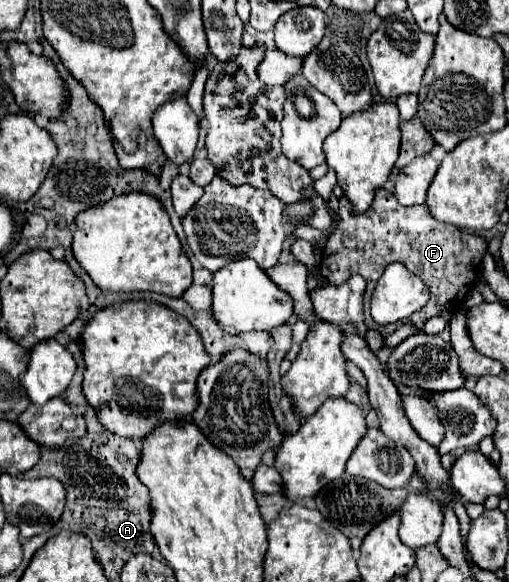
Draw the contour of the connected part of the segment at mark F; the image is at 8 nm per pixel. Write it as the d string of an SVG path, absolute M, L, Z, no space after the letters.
M377 190L375 198L373 198L373 206L369 210L365 210L365 214L353 214L353 206L349 206L349 200L345 196L339 198L339 214L341 214L341 222L337 226L337 230L329 236L325 252L323 252L323 262L321 262L321 272L323 278L327 280L327 284L331 286L339 286L341 282L347 282L353 274L361 274L367 282L367 294L365 294L365 324L367 328L373 330L397 330L395 324L389 326L377 326L377 322L373 322L371 314L369 314L369 298L373 294L373 286L377 284L377 278L381 278L381 272L385 270L385 266L389 266L389 262L401 262L409 272L417 274L425 286L429 286L431 298L425 304L425 308L421 308L417 314L413 314L409 318L409 322L417 328L423 328L427 318L433 318L441 312L447 312L451 308L459 308L467 294L471 292L471 288L475 286L477 278L479 278L479 262L487 250L487 244L481 236L477 234L465 234L461 230L457 230L457 226L445 226L443 222L435 222L435 218L429 214L427 206L401 206L397 202L397 198L387 192L387 190Z

